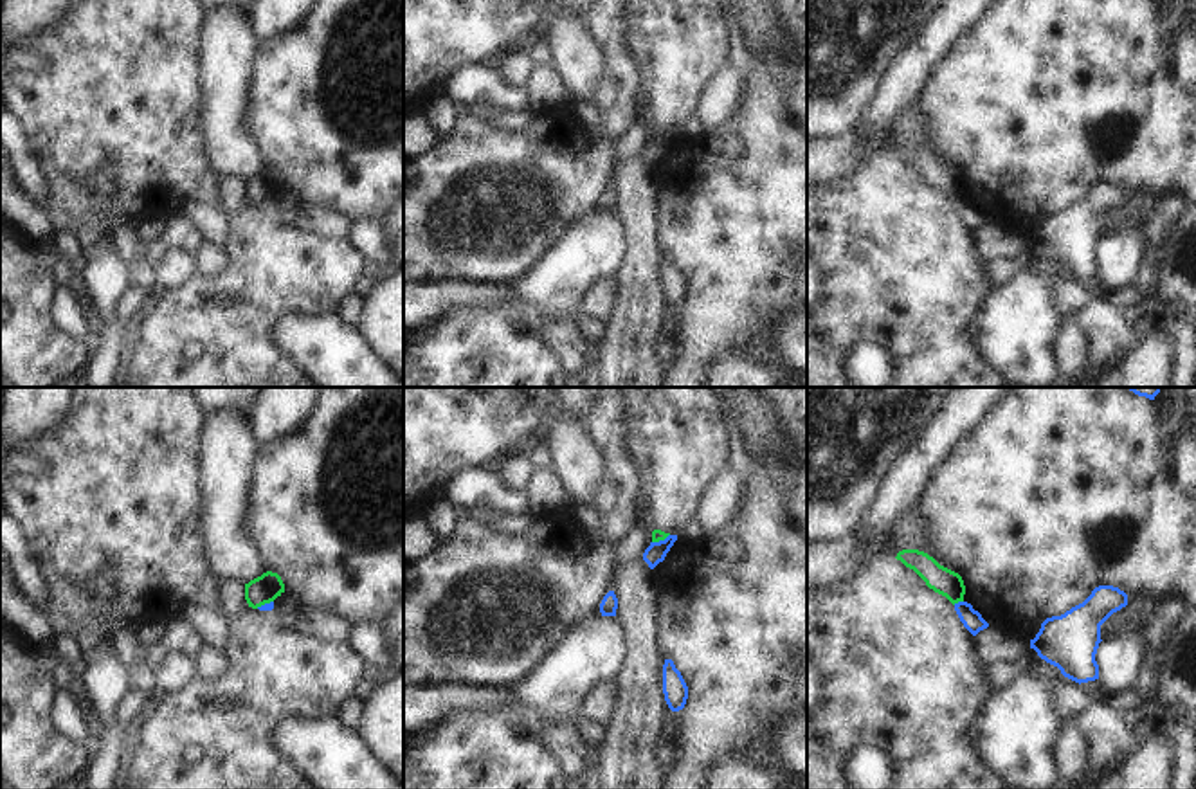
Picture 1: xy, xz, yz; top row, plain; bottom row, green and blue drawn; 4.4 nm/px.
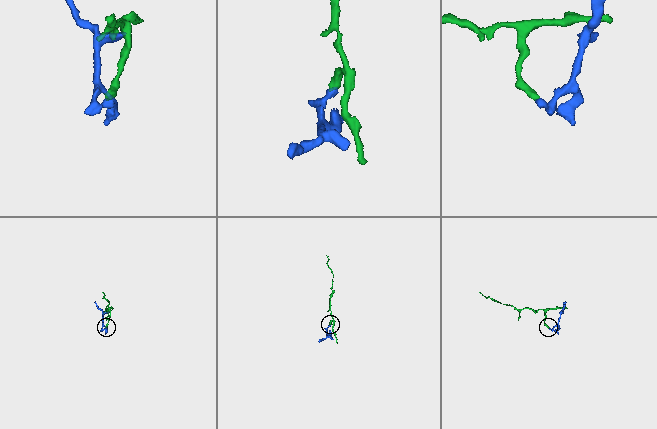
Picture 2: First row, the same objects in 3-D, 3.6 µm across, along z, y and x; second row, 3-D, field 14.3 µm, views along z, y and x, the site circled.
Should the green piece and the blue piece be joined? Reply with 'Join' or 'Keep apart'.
Keep apart.

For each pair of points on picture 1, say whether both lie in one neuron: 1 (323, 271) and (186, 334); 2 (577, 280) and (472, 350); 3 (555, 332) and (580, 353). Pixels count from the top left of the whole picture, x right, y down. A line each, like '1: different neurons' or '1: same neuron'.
1: same neuron
2: same neuron
3: same neuron

